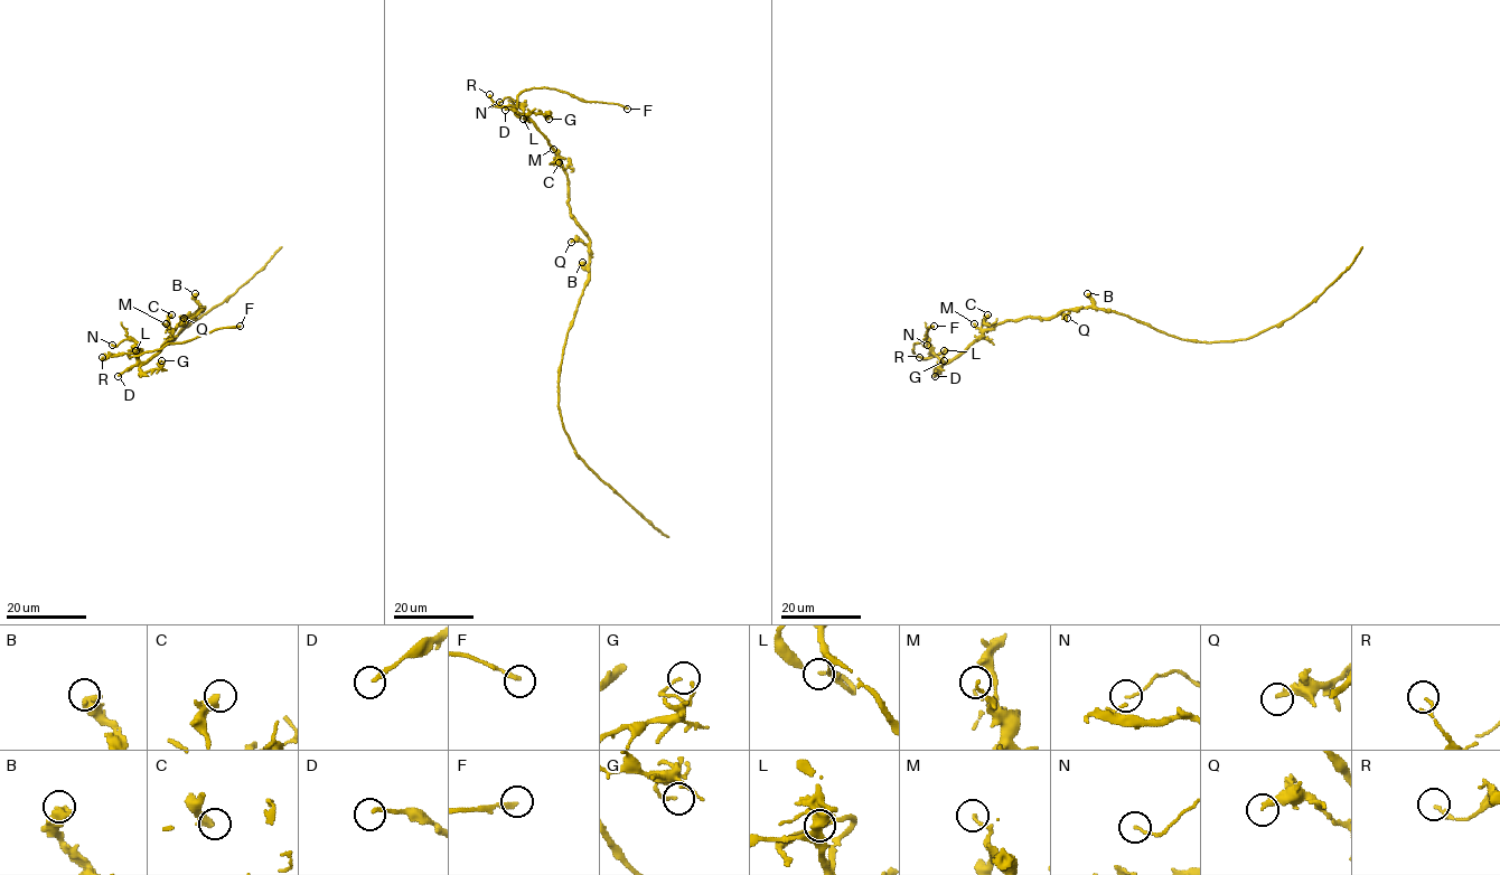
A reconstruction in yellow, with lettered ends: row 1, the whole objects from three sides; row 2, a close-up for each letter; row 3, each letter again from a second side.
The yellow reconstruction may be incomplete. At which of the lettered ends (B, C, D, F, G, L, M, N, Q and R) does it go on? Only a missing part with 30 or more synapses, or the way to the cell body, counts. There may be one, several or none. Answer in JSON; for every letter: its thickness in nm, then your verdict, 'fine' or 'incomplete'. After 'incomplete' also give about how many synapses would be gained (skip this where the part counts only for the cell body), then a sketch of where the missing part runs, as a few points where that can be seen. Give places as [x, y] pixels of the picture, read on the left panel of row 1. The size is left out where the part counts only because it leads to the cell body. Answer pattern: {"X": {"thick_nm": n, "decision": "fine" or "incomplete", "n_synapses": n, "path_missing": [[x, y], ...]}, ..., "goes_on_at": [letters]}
{"B": {"thick_nm": 600, "decision": "fine"}, "C": {"thick_nm": 360, "decision": "fine"}, "D": {"thick_nm": 160, "decision": "fine"}, "F": {"thick_nm": 160, "decision": "fine"}, "G": {"thick_nm": 120, "decision": "fine"}, "L": {"thick_nm": 130, "decision": "fine"}, "M": {"thick_nm": 130, "decision": "fine"}, "N": {"thick_nm": 100, "decision": "fine"}, "Q": {"thick_nm": 240, "decision": "fine"}, "R": {"thick_nm": 100, "decision": "fine"}, "goes_on_at": []}

